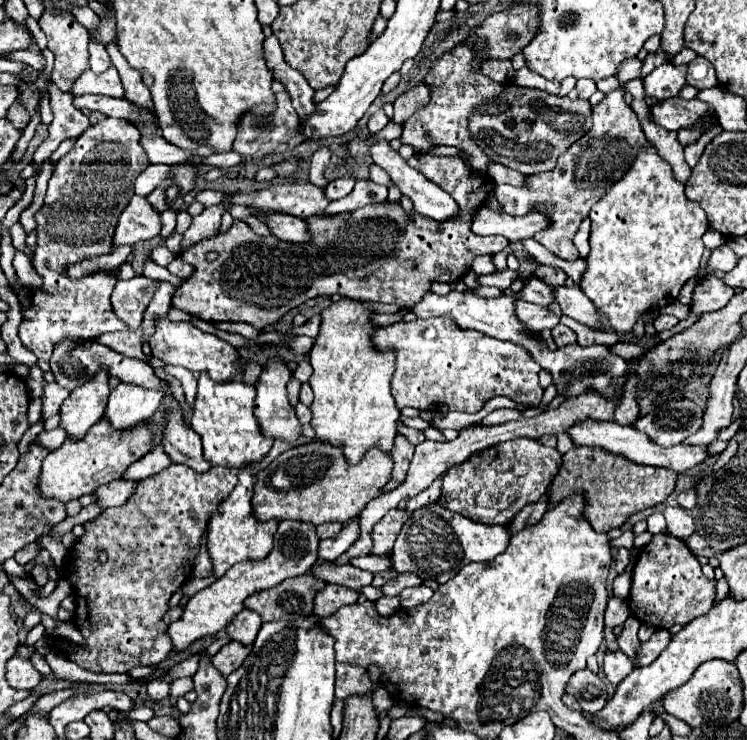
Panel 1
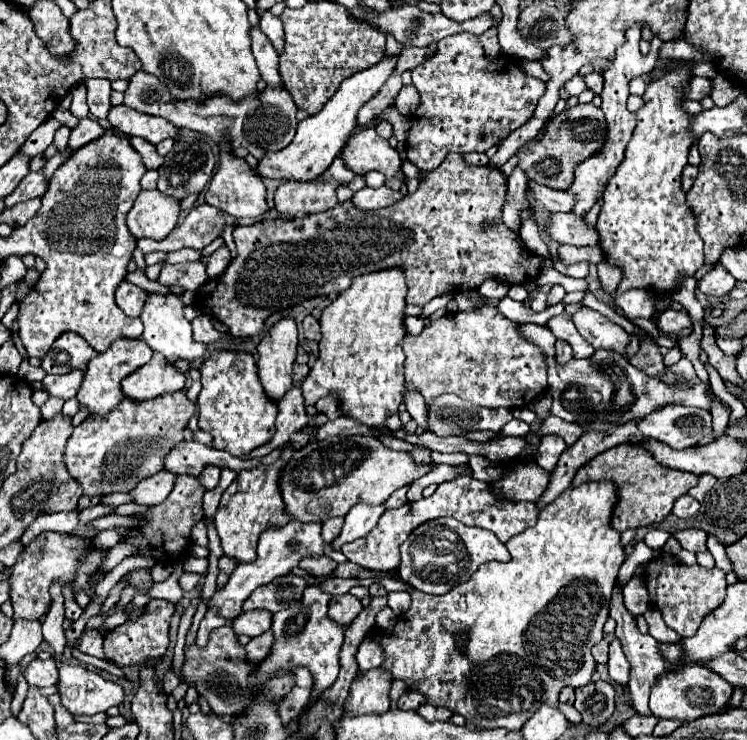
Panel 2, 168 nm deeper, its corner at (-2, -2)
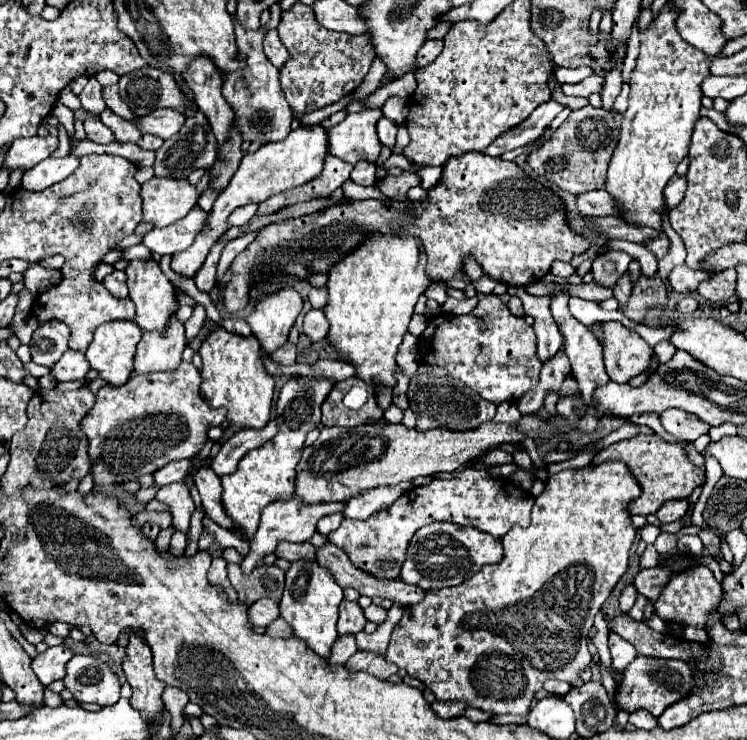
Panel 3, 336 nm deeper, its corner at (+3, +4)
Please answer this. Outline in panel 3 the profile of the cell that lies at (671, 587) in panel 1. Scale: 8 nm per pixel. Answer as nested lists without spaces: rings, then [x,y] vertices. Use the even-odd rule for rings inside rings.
[[[694,566],[684,572],[670,574],[670,580],[662,588],[662,592],[654,604],[654,610],[662,620],[702,628],[706,624],[708,616],[720,604],[720,600],[722,600],[722,588],[720,588],[720,582],[714,578],[712,570],[708,566]]]

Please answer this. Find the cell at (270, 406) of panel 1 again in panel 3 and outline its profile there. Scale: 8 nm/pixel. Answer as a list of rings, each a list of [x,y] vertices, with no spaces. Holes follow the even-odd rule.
[[[284,288],[258,300],[256,310],[248,316],[248,324],[266,354],[276,352],[288,342],[290,328],[300,310],[302,298],[292,288]]]

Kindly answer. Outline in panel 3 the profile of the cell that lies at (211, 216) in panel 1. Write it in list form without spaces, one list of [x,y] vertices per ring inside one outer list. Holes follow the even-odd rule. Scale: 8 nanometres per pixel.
[[[136,244],[136,246],[126,248],[124,258],[128,258],[128,260],[140,260],[140,258],[142,260],[150,260],[152,258],[152,252],[144,244]]]

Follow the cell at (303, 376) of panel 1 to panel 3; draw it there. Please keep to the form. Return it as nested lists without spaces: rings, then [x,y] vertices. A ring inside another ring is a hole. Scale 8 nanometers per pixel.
[[[284,344],[282,348],[278,348],[272,356],[270,356],[274,362],[278,364],[286,364],[286,366],[292,366],[296,362],[296,346],[294,344]]]

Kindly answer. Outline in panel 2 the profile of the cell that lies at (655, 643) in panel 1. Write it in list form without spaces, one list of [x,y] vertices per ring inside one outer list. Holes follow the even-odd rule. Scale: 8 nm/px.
[[[615,588],[613,590],[613,600],[611,600],[611,608],[609,608],[609,616],[617,622],[617,630],[615,630],[615,636],[621,640],[623,644],[623,650],[625,650],[625,656],[627,660],[631,662],[631,680],[629,680],[629,690],[631,690],[631,698],[633,698],[633,704],[635,704],[635,710],[637,714],[641,716],[649,716],[651,710],[649,710],[649,692],[651,692],[651,686],[655,682],[655,678],[659,674],[665,672],[665,662],[663,662],[663,656],[659,654],[659,648],[657,648],[657,640],[651,638],[649,634],[643,636],[637,626],[635,626],[635,618],[627,612],[627,608],[623,606],[623,600],[621,600],[621,588]]]

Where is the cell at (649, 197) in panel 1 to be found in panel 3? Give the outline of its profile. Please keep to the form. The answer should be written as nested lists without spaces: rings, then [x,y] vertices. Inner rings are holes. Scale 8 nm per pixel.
[[[668,4],[662,8],[660,16],[650,24],[648,30],[640,32],[640,56],[636,60],[636,68],[632,70],[630,76],[630,106],[624,114],[622,120],[622,132],[620,132],[620,142],[618,148],[612,154],[612,160],[608,164],[608,176],[604,190],[612,196],[614,206],[616,206],[616,216],[630,224],[640,224],[640,226],[650,226],[656,228],[658,236],[644,240],[642,246],[648,248],[658,260],[664,258],[670,252],[670,238],[662,228],[662,218],[664,212],[668,210],[666,198],[664,198],[664,186],[668,180],[676,174],[676,166],[680,164],[682,158],[686,158],[688,146],[690,146],[690,136],[694,130],[694,122],[700,118],[700,98],[702,90],[700,84],[702,80],[710,74],[710,56],[702,54],[698,48],[688,44],[686,40],[680,38],[674,26],[674,16],[676,10],[668,8]]]

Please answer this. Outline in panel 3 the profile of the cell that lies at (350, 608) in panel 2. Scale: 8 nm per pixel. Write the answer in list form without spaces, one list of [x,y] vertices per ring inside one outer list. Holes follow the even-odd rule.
[[[344,600],[340,604],[340,618],[338,618],[338,634],[356,634],[364,628],[366,618],[358,602]]]

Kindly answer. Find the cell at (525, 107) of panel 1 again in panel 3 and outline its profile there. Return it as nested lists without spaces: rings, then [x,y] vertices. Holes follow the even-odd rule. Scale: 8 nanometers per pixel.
[[[588,104],[580,110],[570,112],[566,122],[554,130],[550,140],[528,154],[526,162],[538,176],[546,178],[558,188],[572,194],[582,194],[588,190],[604,188],[608,162],[616,144],[618,130],[612,120],[612,114],[604,108],[594,108]]]

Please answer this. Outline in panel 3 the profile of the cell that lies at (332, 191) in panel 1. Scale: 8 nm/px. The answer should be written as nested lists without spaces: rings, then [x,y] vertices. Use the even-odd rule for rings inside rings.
[[[358,162],[350,174],[350,180],[362,186],[372,186],[376,180],[376,166],[372,162]]]

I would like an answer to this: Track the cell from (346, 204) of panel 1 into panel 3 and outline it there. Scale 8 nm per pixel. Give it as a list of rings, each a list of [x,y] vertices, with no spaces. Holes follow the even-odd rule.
[[[402,172],[400,176],[390,176],[390,174],[388,174],[388,176],[384,176],[384,178],[380,178],[380,180],[374,182],[374,186],[376,186],[384,196],[388,196],[390,200],[396,200],[396,198],[404,200],[408,188],[418,186],[418,184],[420,184],[420,178],[418,178],[414,172]]]

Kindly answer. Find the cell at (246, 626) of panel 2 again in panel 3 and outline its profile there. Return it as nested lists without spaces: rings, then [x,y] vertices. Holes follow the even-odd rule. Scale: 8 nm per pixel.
[[[258,600],[248,608],[248,620],[254,628],[266,628],[272,620],[278,618],[278,604],[274,600]]]

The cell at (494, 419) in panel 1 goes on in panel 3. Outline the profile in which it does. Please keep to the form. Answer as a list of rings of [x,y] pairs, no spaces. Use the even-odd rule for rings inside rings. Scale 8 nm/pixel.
[[[420,364],[416,376],[410,380],[408,390],[410,408],[416,414],[416,428],[420,432],[428,432],[430,428],[450,428],[450,430],[470,430],[478,428],[478,424],[490,422],[496,414],[496,406],[488,400],[482,400],[478,392],[462,384],[460,380],[450,378],[442,368]]]

